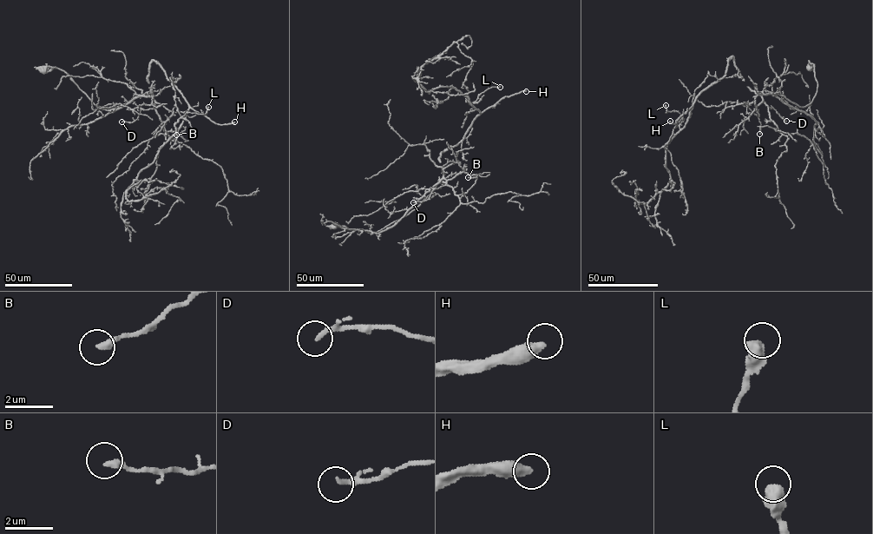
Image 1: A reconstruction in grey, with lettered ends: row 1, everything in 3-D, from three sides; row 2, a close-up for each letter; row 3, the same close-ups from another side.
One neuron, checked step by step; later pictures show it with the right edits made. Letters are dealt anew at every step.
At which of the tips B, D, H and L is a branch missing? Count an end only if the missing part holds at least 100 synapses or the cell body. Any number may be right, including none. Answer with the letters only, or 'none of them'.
H

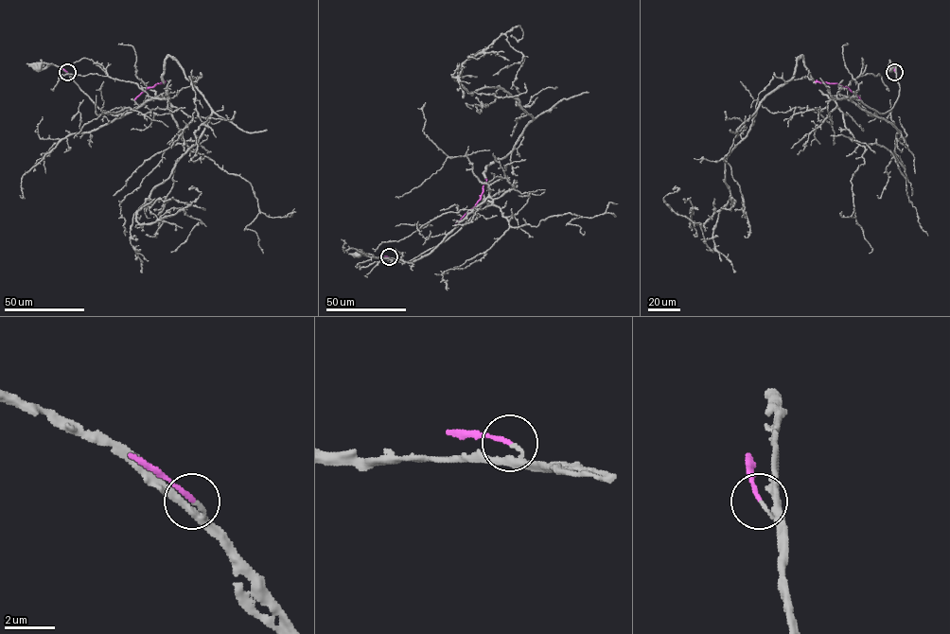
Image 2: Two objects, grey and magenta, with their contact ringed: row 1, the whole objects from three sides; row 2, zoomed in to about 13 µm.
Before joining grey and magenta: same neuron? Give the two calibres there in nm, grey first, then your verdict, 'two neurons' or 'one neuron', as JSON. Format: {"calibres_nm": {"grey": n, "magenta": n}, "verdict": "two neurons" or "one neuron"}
{"calibres_nm": {"grey": 150, "magenta": 180}, "verdict": "two neurons"}

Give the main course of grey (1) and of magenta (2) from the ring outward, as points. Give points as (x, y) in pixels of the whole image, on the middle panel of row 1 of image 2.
1: (389, 256), (370, 257), (358, 254)
2: (389, 256), (456, 223), (479, 199), (485, 177)

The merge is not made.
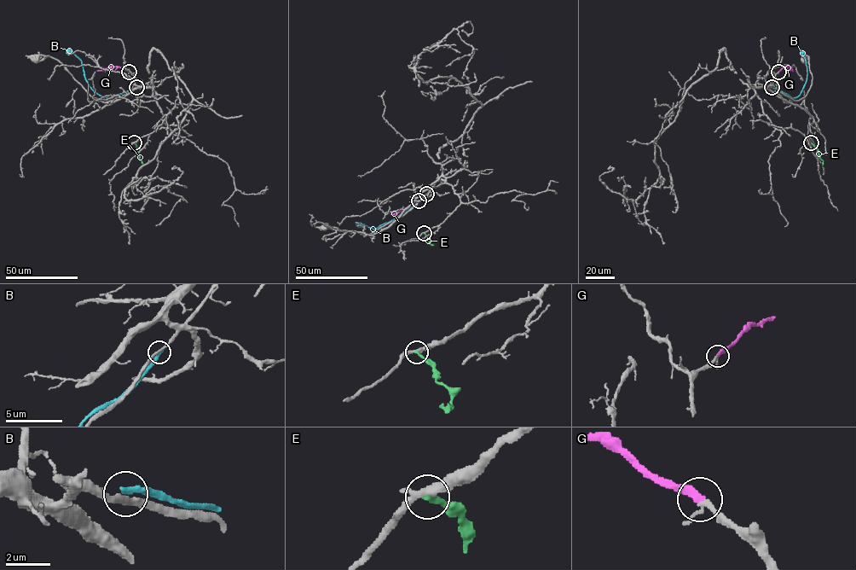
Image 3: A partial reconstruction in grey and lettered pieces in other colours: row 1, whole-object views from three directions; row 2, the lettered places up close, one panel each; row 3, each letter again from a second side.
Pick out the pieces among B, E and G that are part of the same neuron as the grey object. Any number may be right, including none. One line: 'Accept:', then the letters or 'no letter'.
Accept: G

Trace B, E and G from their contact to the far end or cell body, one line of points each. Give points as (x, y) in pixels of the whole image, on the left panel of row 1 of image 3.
B: (136, 87), (110, 98), (98, 94), (85, 78), (82, 61), (66, 49)
E: (133, 142), (143, 165)
G: (129, 72), (118, 66), (97, 71)

